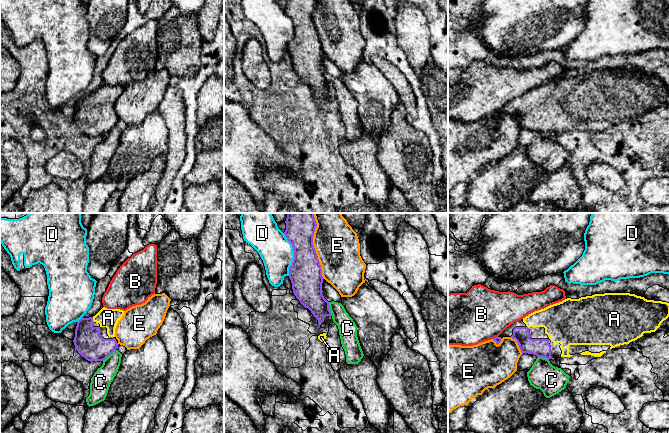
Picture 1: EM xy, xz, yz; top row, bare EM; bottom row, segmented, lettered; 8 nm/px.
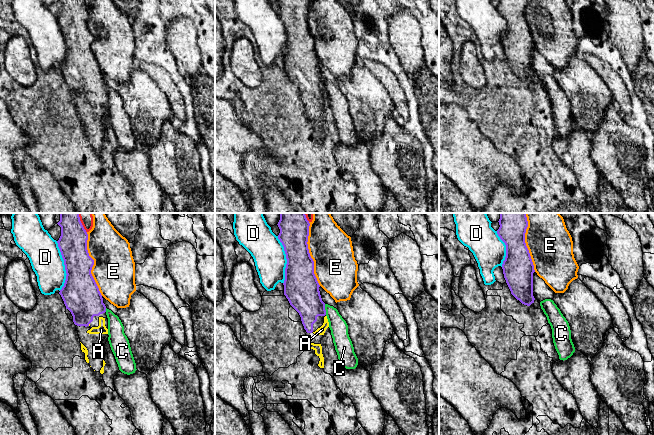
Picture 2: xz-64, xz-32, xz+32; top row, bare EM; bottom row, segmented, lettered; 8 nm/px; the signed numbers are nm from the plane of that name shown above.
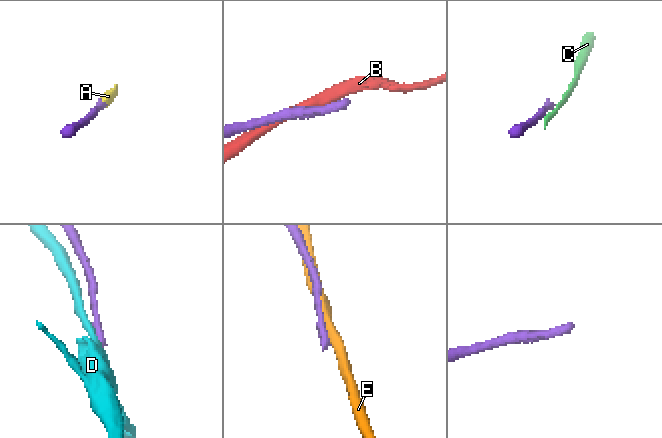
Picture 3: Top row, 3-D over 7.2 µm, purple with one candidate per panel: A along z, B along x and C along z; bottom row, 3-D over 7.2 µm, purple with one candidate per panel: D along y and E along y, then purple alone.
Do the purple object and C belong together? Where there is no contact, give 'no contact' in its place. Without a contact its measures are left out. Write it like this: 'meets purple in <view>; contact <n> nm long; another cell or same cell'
meets purple in xz; contact 120 nm long; another cell

